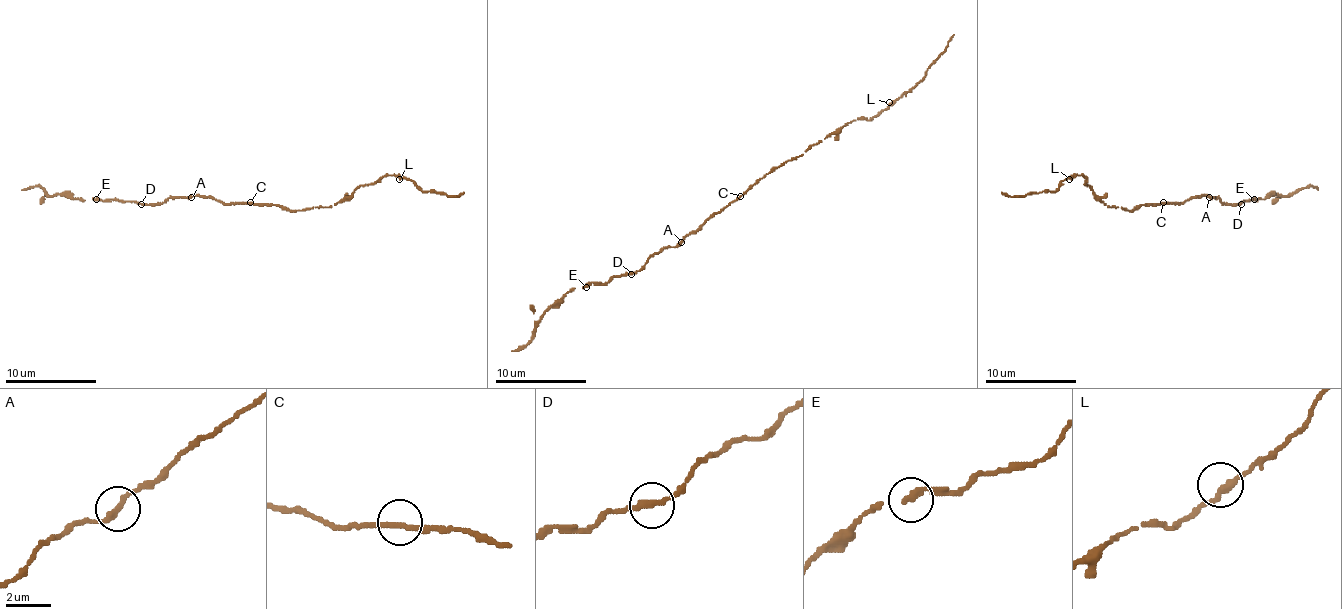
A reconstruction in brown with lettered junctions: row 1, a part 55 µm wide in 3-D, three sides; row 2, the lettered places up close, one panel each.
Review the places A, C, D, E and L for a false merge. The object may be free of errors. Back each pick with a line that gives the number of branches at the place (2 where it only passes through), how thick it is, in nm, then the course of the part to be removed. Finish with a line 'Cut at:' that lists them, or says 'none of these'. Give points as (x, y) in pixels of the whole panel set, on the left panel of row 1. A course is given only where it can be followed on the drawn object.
Cut at: none of these

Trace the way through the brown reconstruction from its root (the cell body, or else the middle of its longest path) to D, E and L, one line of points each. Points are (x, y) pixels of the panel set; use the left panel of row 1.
D: (250, 204), (223, 204), (198, 195), (168, 197), (157, 204), (141, 204)
E: (250, 204), (223, 204), (198, 195), (168, 197), (157, 204), (95, 199)
L: (250, 204), (305, 211), (346, 199), (360, 186), (376, 183), (388, 174), (399, 179)

